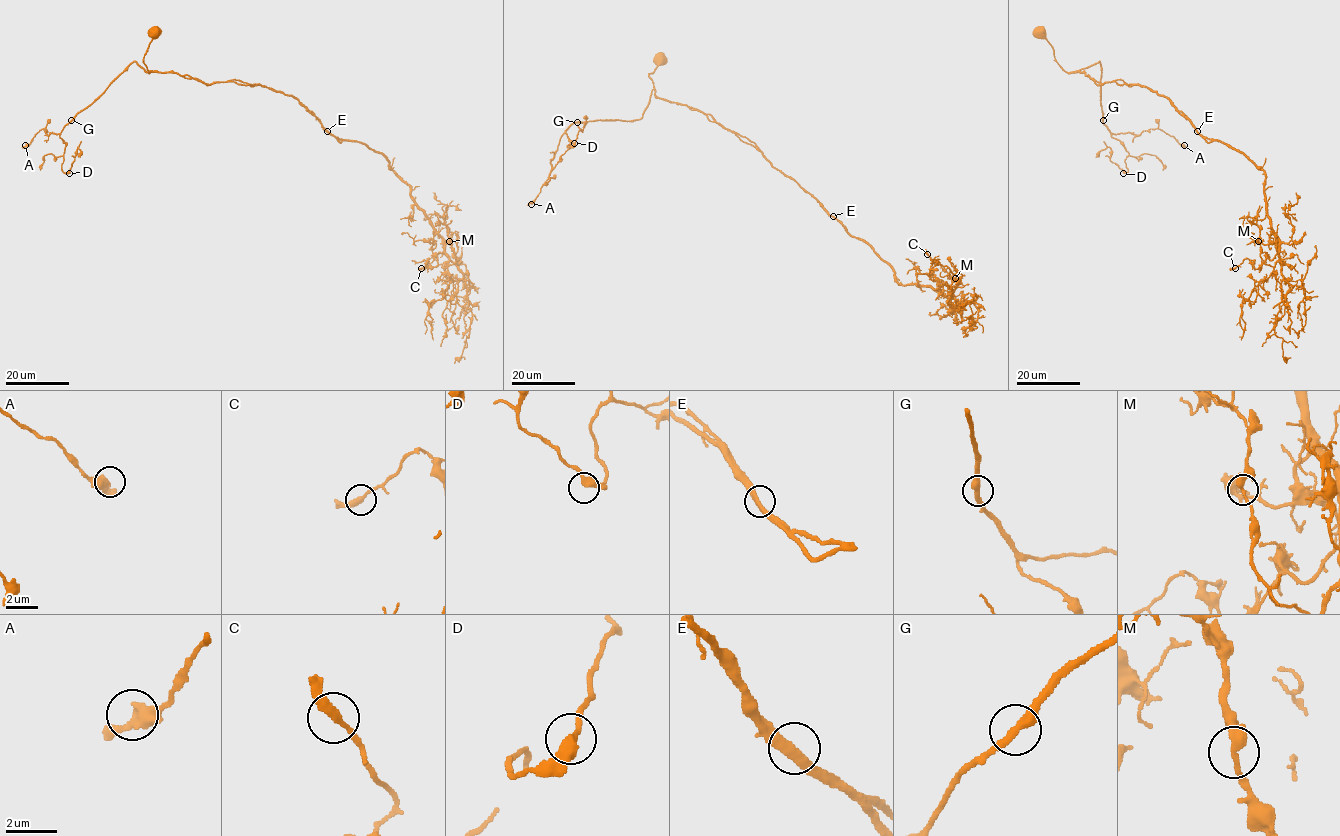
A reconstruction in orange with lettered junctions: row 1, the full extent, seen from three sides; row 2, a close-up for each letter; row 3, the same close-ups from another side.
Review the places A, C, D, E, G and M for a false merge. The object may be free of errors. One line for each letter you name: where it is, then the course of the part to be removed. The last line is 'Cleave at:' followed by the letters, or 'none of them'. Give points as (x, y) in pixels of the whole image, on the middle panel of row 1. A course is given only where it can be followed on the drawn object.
Cleave at: none of them

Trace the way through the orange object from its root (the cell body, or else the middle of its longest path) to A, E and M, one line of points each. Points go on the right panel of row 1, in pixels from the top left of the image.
A: (1039, 34), (1069, 73), (1100, 62), (1102, 120), (1111, 133), (1139, 134), (1159, 128), (1184, 145)
E: (1039, 34), (1051, 46), (1055, 61), (1066, 71), (1083, 72), (1102, 84), (1145, 85), (1164, 95), (1197, 130)
M: (1039, 34), (1066, 71), (1164, 95), (1200, 134), (1262, 170), (1278, 240), (1273, 266), (1258, 241)

